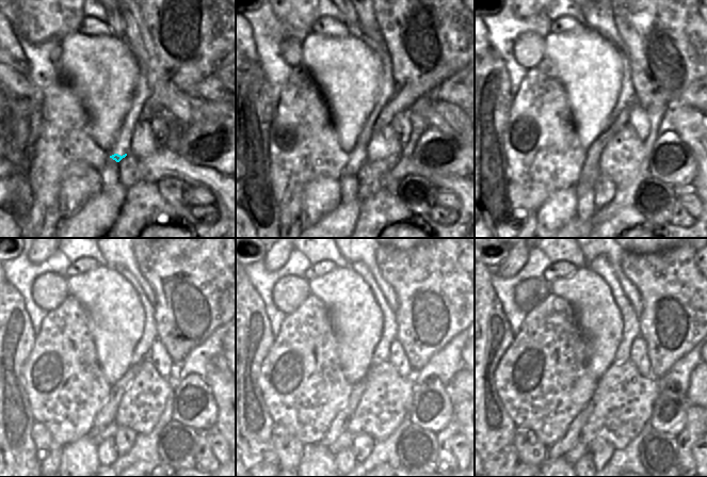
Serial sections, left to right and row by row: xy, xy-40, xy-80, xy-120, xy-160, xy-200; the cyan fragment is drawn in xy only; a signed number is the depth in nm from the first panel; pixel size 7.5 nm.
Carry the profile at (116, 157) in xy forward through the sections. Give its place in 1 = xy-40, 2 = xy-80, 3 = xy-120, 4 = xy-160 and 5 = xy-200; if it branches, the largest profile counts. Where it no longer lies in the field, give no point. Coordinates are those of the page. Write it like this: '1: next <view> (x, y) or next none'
1: next xy-40 (355, 160)
2: next xy-80 (590, 170)
3: next xy-120 (106, 417)
4: next xy-160 (338, 426)
5: next xy-200 (560, 448)

